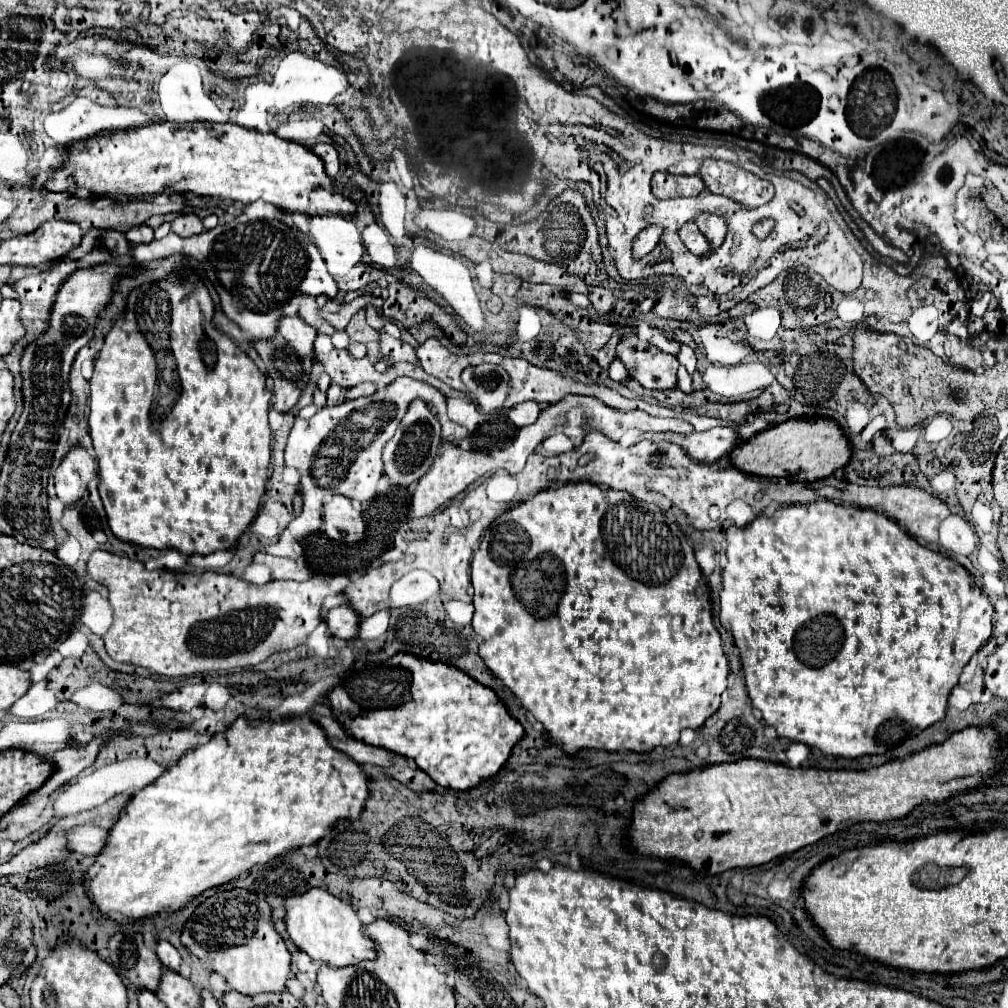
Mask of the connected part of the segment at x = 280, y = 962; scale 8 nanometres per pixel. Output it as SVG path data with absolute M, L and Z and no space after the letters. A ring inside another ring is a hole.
M245 888L223 890L201 902L181 932L183 946L201 960L211 960L213 970L227 980L227 986L255 996L261 992L281 992L289 978L289 950L275 932L271 910L265 900ZM239 940L247 940L239 944Z

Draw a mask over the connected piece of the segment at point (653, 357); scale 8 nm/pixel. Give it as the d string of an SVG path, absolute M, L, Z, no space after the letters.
M637 334L621 338L617 344L617 358L629 370L643 388L669 390L677 384L679 360L673 354L659 350L657 346L641 340Z

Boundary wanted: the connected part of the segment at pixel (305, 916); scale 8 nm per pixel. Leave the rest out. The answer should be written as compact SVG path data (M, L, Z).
M311 888L303 894L287 898L283 906L289 938L315 962L327 962L331 966L349 966L359 964L361 960L373 960L377 956L373 942L361 932L363 926L357 920L355 910L333 894L321 888Z

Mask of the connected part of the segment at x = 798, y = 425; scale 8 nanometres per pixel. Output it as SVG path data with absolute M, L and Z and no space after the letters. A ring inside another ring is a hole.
M811 416L811 418L791 418L783 424L777 424L769 430L759 432L755 438L749 438L731 454L731 464L747 474L757 474L757 476L783 476L783 472L791 480L807 480L813 482L817 478L827 478L835 470L843 470L851 462L851 442L845 438L841 428L837 426L835 420L831 418L821 418L821 416Z

